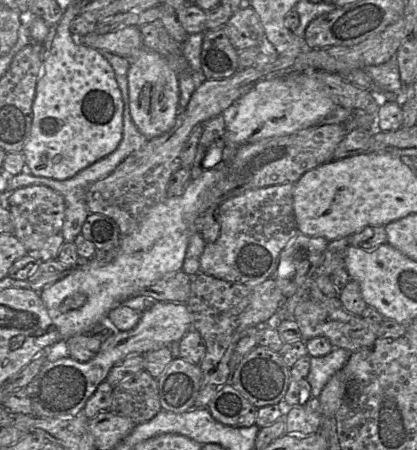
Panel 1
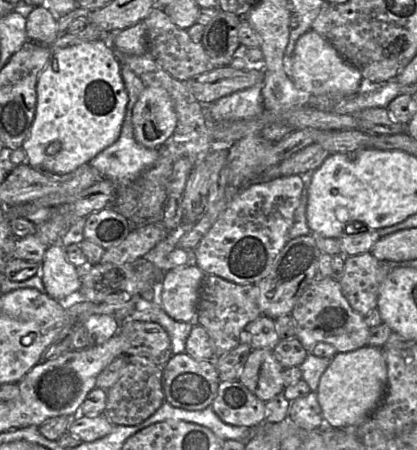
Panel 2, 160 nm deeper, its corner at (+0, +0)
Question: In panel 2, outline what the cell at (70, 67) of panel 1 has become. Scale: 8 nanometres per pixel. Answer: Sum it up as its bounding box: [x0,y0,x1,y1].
[22,40,128,174]

